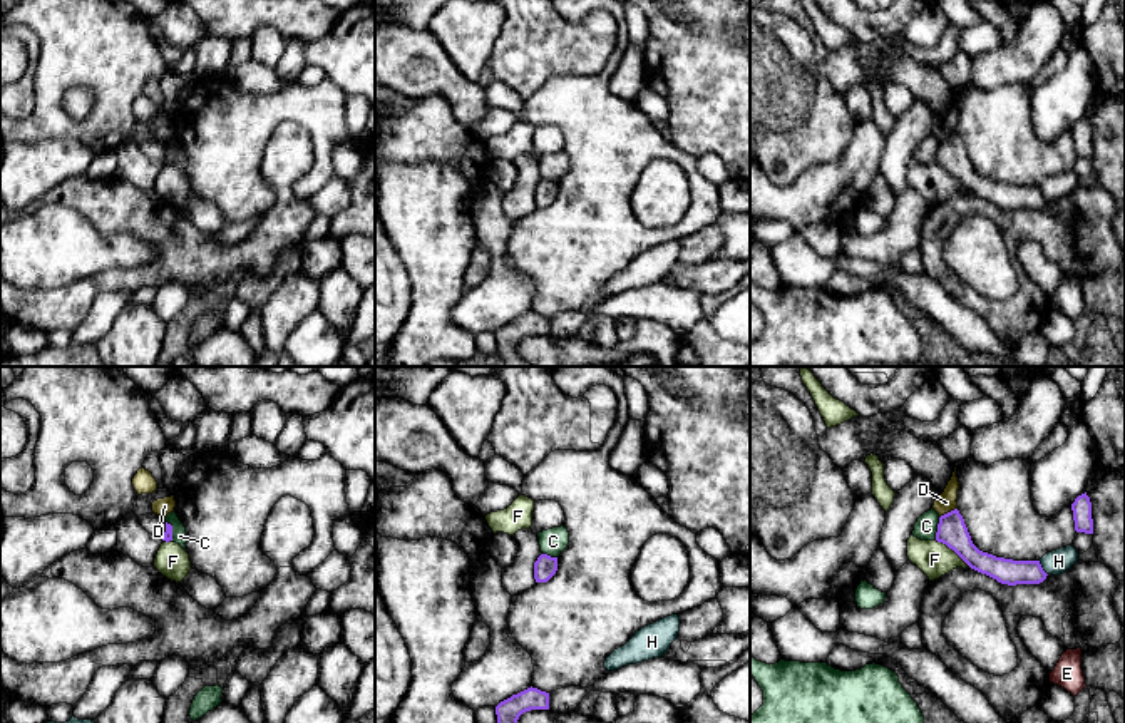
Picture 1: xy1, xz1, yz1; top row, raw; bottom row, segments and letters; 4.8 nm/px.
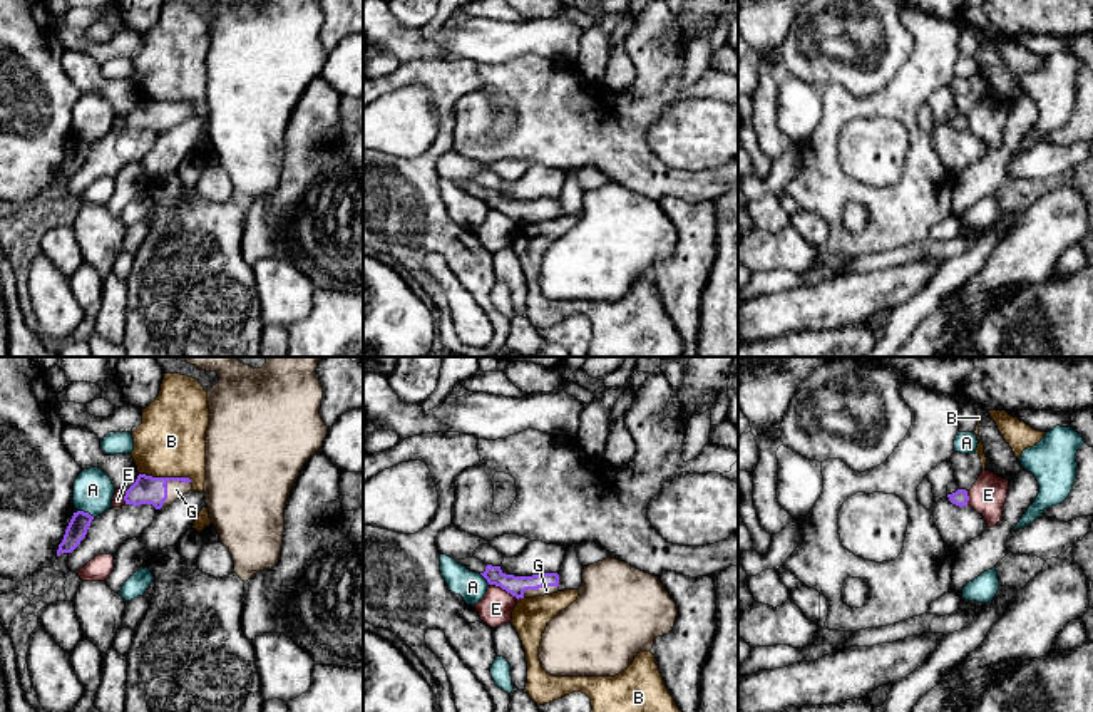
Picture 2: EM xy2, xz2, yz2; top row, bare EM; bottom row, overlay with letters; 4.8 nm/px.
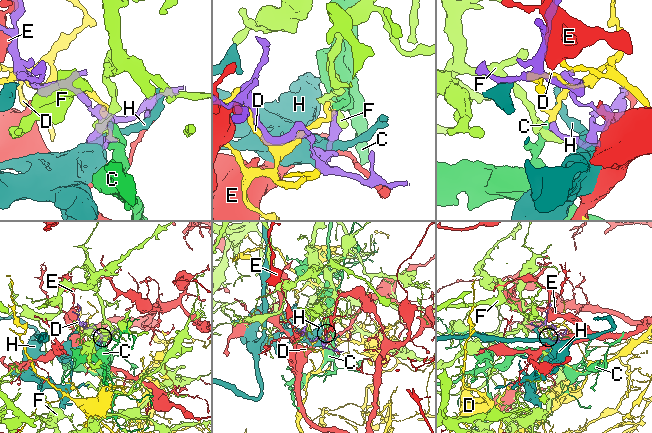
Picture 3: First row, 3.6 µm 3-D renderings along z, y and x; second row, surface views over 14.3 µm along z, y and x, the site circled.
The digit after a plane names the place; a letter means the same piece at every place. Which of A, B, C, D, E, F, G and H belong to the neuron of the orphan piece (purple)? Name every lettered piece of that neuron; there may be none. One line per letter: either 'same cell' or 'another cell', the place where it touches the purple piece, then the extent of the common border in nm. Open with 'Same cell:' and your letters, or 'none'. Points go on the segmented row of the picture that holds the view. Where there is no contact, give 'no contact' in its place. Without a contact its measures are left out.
Same cell: G
A: another cell | xy2 (86, 513) | 90 nm
B: another cell | xy2 (166, 478) | 260 nm
C: another cell | yz1 (938, 529) | 110 nm
D: another cell | yz1 (948, 512) | 100 nm
E: another cell | xz2 (504, 588) | 160 nm
F: another cell | yz1 (953, 549) | 220 nm
G: same cell | xy2 (166, 483) | 190 nm
H: another cell | yz1 (1042, 568) | 80 nm

